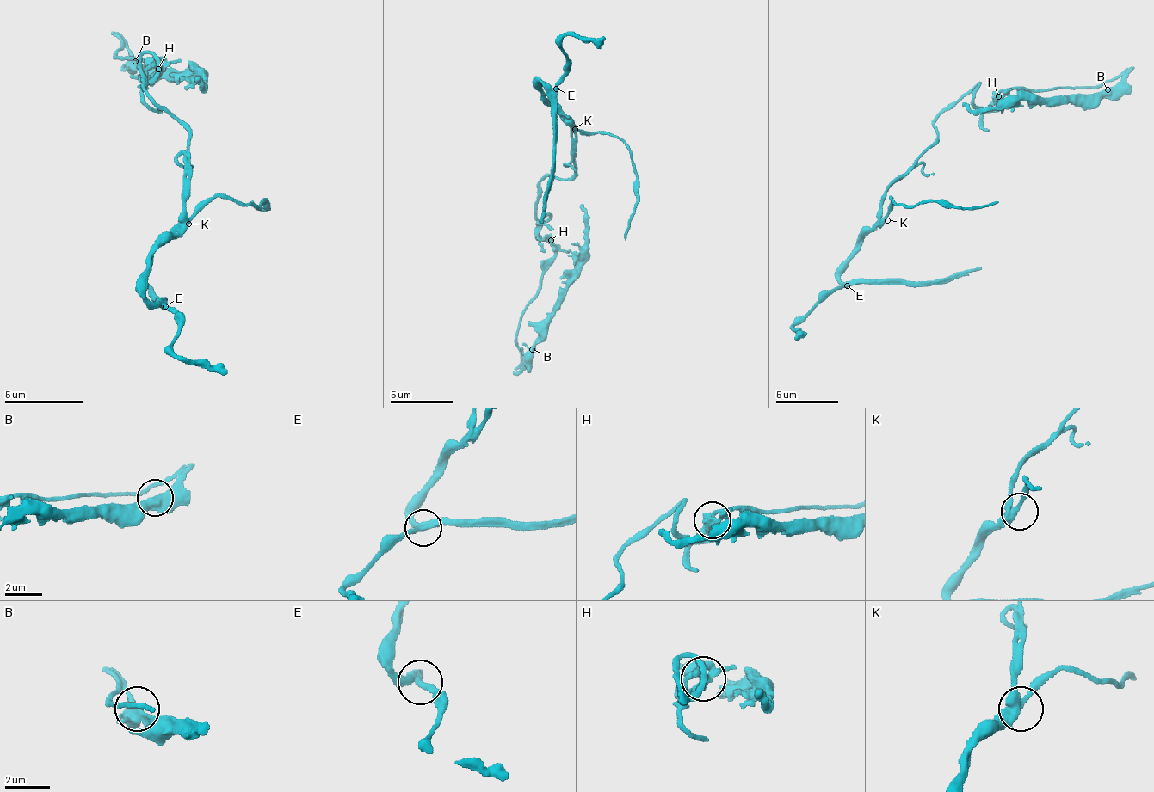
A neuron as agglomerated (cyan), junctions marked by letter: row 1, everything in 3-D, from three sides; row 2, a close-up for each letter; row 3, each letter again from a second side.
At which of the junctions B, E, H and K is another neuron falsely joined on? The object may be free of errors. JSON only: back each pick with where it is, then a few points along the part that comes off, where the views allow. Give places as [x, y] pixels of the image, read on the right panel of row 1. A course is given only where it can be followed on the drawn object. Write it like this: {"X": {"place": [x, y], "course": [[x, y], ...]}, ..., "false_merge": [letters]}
{"false_merge": []}

